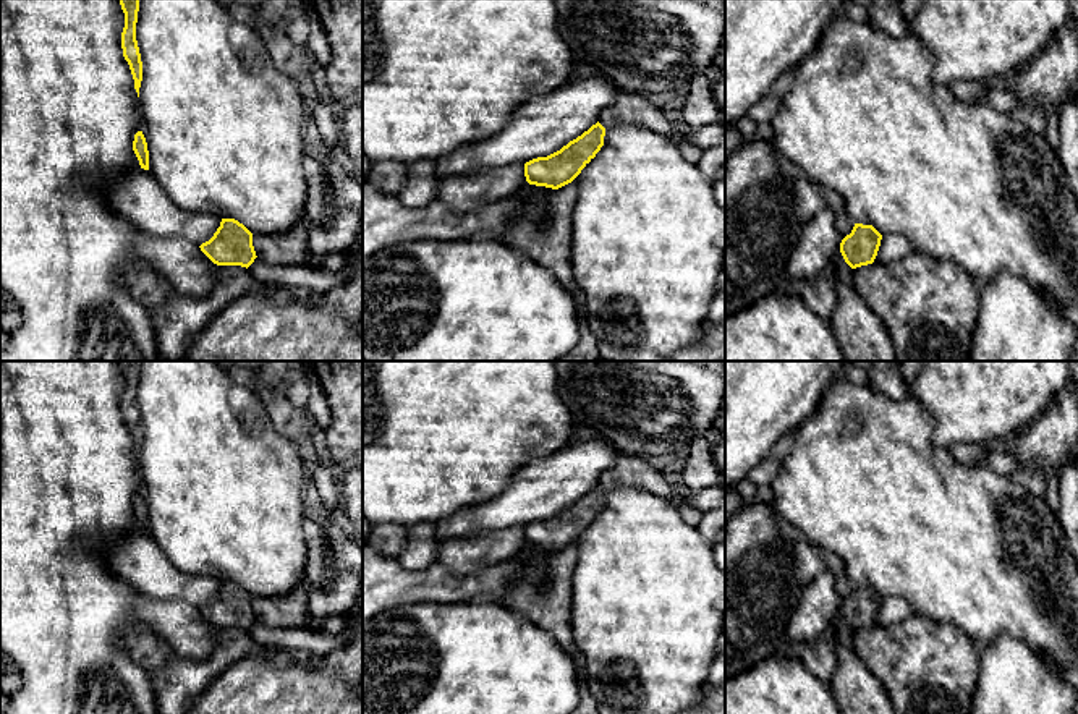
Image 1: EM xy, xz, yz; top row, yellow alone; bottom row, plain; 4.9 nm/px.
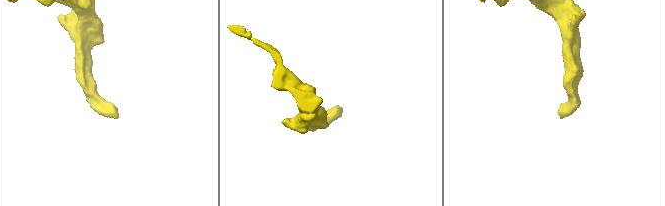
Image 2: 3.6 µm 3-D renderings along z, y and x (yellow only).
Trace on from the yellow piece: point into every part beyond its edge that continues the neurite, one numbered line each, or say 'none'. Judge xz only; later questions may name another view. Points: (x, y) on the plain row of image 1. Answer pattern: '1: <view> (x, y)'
none

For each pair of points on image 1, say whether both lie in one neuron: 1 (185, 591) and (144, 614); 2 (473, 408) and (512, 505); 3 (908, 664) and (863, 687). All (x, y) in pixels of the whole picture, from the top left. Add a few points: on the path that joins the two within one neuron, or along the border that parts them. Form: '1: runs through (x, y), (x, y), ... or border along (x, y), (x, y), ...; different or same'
1: border along (141, 594), (151, 599), (185, 599), (198, 609); different
2: border along (531, 460), (497, 494), (471, 505); different
3: border along (853, 648), (858, 659), (881, 684), (887, 696); different

